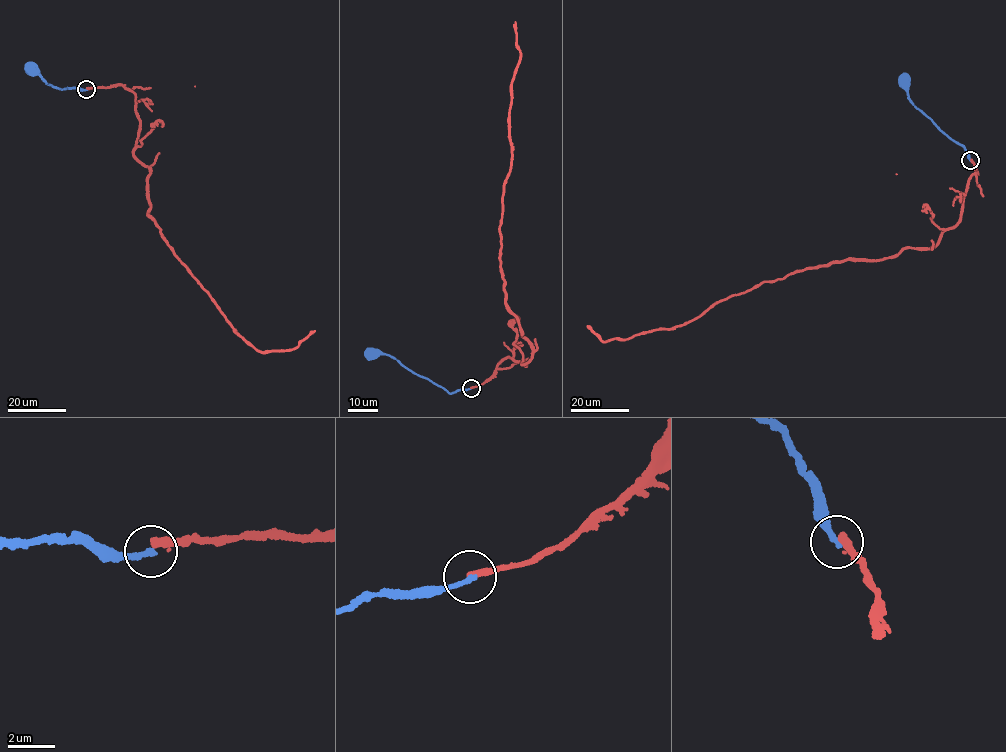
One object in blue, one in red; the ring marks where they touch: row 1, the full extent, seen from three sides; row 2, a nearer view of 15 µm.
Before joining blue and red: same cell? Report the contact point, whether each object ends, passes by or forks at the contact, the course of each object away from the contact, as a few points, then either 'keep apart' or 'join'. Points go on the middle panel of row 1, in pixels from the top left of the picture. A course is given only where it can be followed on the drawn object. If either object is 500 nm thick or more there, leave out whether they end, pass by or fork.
place (471, 388); blue ends; red ends; course blue (471, 388), (449, 393), (389, 355), (371, 353); course red (471, 387), (498, 362), (526, 366), (531, 358), (505, 302), (500, 260), (515, 21); keep apart

